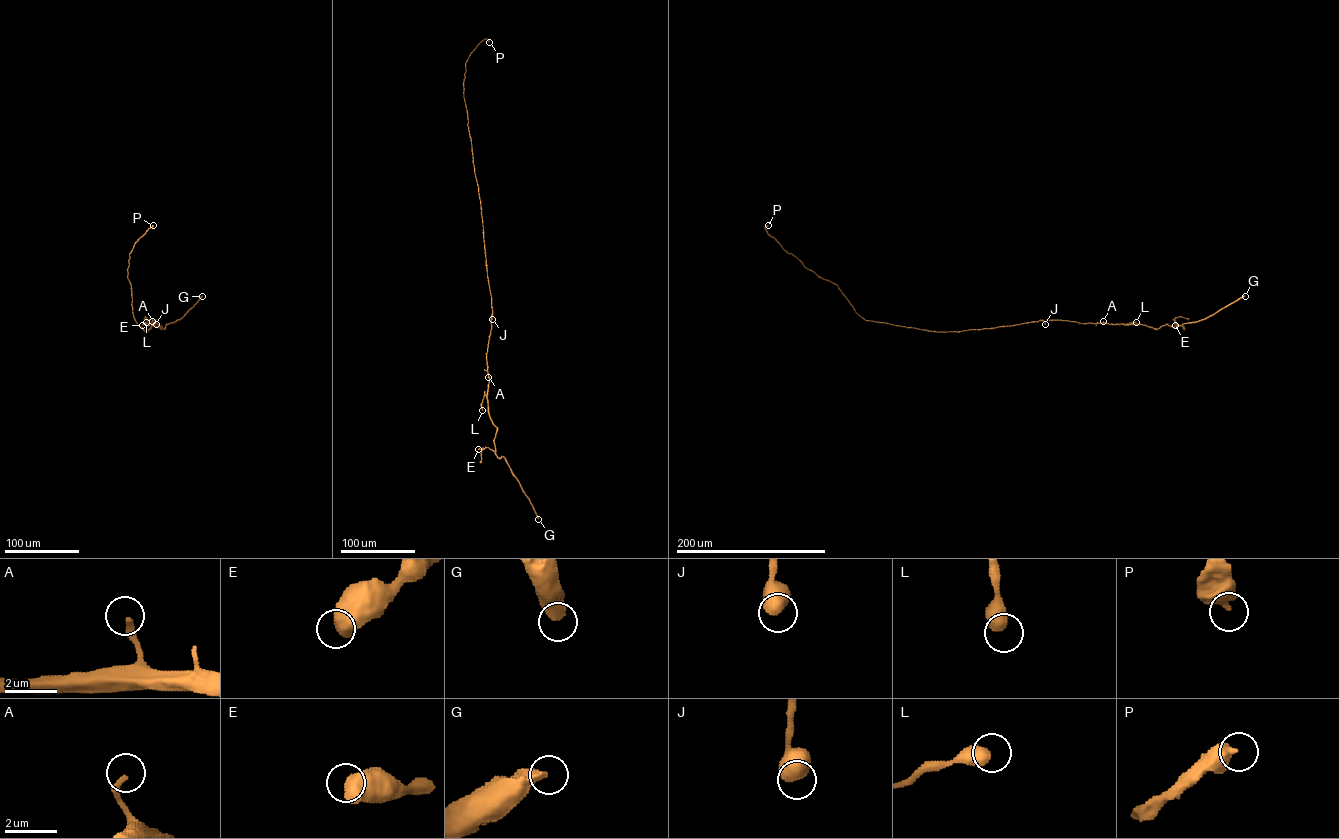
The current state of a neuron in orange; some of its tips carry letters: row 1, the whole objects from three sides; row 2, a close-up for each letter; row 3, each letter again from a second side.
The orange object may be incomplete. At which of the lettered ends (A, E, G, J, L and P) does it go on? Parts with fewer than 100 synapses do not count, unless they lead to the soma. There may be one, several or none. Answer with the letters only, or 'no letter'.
no letter

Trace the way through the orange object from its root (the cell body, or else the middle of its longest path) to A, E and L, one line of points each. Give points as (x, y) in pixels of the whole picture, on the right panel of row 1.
A: (996, 327), (1041, 320), (1103, 321)
E: (996, 327), (1054, 320), (1141, 324), (1158, 328), (1166, 324), (1176, 327), (1174, 319), (1175, 325)
L: (996, 327), (1041, 320), (1110, 324), (1136, 322)

